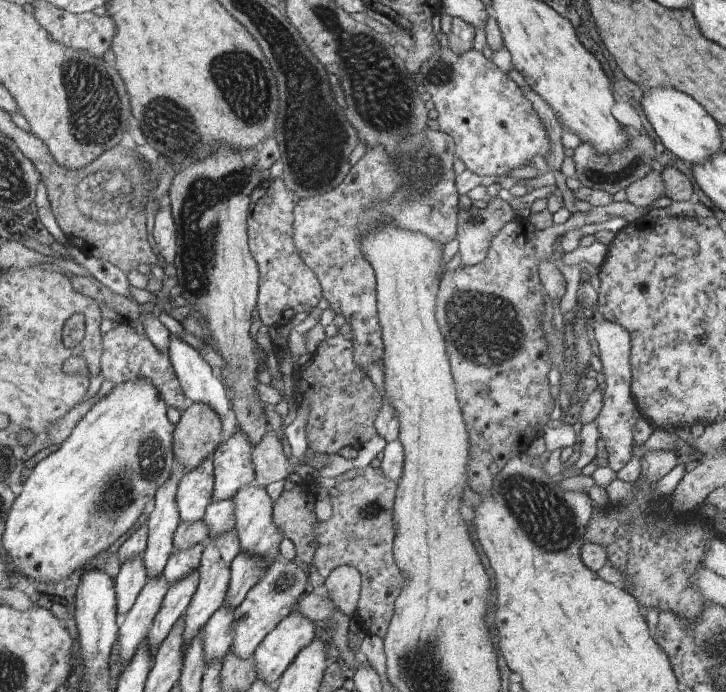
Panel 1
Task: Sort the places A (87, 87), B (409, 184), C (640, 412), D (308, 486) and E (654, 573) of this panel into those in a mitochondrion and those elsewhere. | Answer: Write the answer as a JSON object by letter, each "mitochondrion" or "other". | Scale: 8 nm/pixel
{"A":"mitochondrion","B":"mitochondrion","C":"other","D":"other","E":"other"}

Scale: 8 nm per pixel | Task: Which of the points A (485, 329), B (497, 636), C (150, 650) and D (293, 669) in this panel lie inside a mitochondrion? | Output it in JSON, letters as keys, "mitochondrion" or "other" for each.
{"A":"mitochondrion","B":"other","C":"other","D":"other"}

